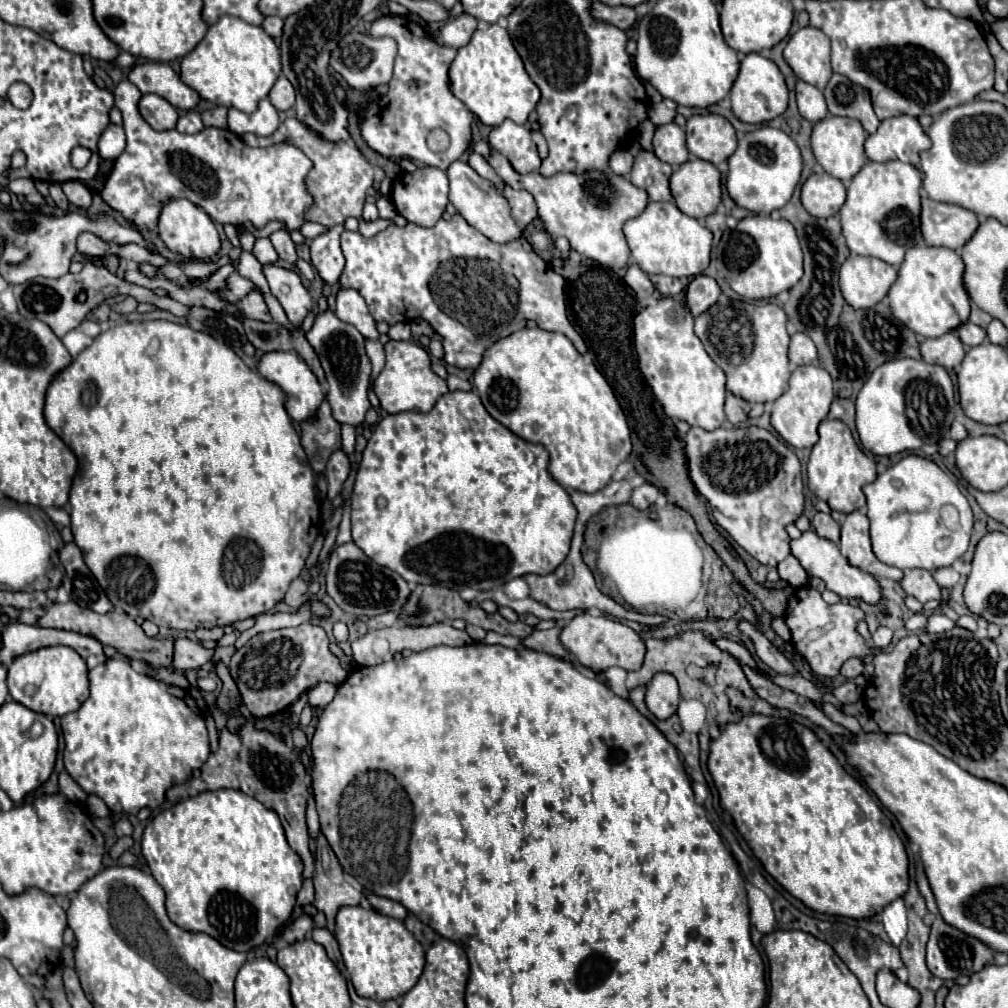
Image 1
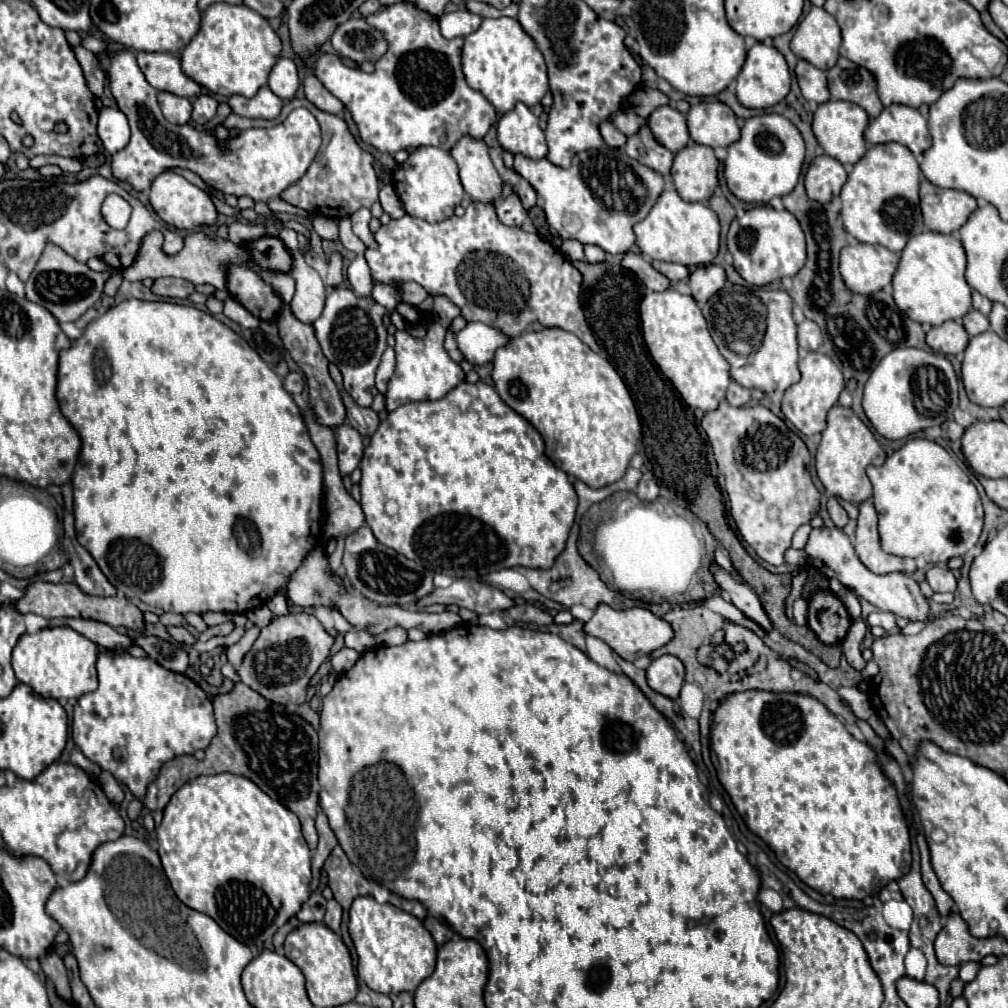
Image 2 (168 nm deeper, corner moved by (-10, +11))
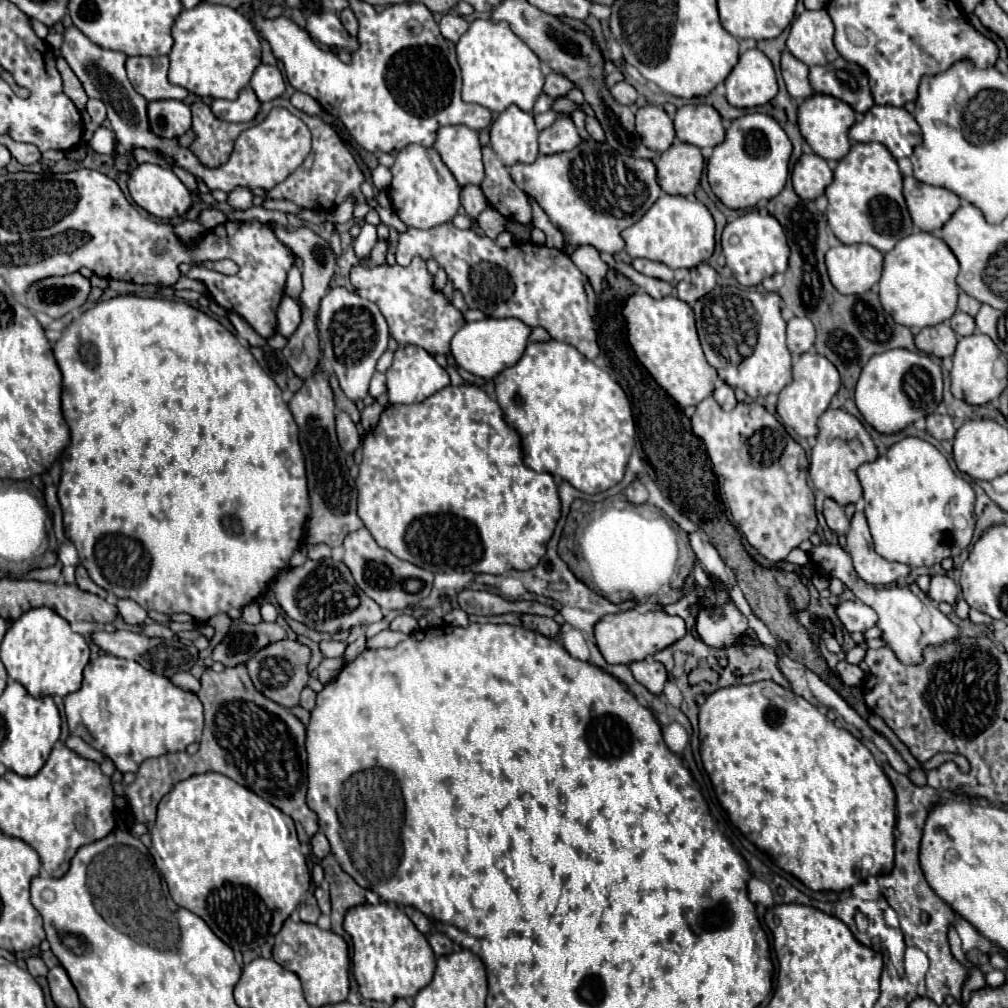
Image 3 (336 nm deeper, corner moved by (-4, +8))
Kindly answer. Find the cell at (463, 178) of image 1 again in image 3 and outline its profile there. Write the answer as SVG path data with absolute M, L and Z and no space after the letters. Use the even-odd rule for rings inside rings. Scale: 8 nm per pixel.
M445 126L437 130L433 148L439 152L443 164L453 172L459 186L481 184L483 162L479 134L467 126Z

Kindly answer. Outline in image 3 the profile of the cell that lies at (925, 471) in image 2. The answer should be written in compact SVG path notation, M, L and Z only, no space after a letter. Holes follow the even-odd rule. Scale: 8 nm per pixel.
M903 438L875 462L861 464L857 478L863 488L873 546L883 558L909 566L933 566L971 544L973 488L951 470L947 458L933 444L921 438Z

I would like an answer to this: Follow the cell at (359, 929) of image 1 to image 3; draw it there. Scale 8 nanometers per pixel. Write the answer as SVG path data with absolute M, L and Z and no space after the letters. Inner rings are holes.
M381 902L377 906L361 904L347 912L345 932L353 940L353 976L365 1000L391 1004L397 998L415 998L435 972L435 954L427 938L401 912L401 908Z

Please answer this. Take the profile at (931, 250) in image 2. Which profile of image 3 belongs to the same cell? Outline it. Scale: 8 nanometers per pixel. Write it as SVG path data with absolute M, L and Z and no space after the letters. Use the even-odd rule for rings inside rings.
M917 232L917 234L905 236L895 244L891 252L883 256L883 274L879 280L881 306L885 308L885 312L893 316L893 320L897 320L897 324L903 324L909 328L913 326L925 328L925 326L935 326L939 322L945 322L957 310L957 292L959 292L955 284L957 274L959 274L959 262L939 236L933 236L929 232Z

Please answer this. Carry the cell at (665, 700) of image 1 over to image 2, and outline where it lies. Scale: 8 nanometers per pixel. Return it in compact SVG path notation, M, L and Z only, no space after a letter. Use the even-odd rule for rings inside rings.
M663 655L647 667L647 683L657 693L677 699L685 683L685 665L675 655Z

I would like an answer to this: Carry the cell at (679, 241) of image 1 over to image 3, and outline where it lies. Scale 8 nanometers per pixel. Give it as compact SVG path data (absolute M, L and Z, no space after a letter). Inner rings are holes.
M661 194L659 200L645 212L645 216L633 226L621 232L625 240L625 250L631 258L647 258L675 268L695 268L697 264L711 258L715 248L715 222L709 210L693 198Z

